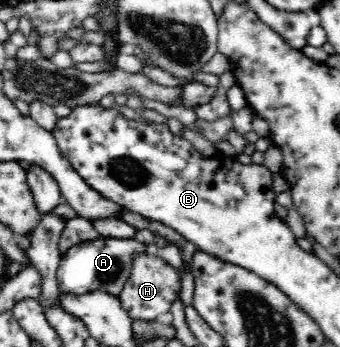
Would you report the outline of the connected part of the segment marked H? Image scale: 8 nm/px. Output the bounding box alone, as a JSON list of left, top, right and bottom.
[118,251,181,321]

